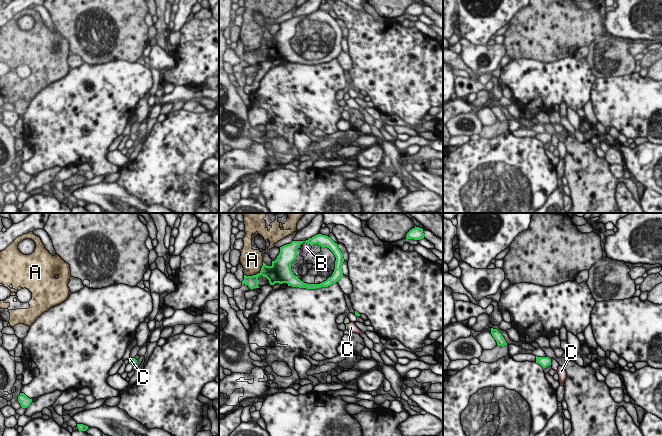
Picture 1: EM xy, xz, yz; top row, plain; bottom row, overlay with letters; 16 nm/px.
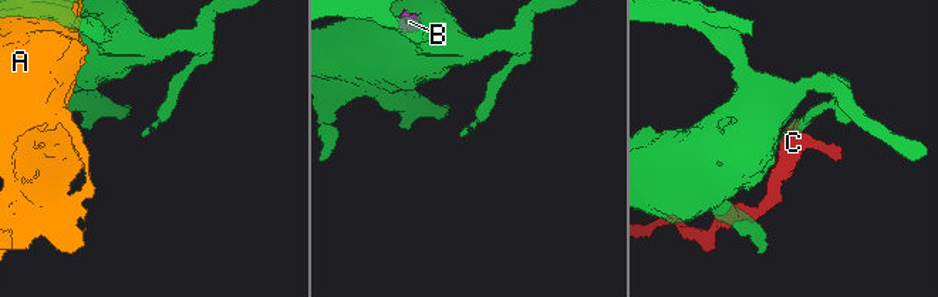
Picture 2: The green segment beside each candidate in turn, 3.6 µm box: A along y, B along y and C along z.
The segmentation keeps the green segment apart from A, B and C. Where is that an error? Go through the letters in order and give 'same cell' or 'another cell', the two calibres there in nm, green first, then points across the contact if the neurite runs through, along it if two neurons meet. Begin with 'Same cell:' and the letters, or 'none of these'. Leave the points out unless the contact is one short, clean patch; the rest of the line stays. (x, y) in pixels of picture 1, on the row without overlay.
Same cell: B, C
A: another cell; 220 nm thick on the green side, 360 nm on the other
B: same cell; 180 nm thick on the green side, 130 nm on the other
C: same cell; 90 nm thick on the green side, 30 nm on the other; runs through xy (134, 137), (129, 137), (130, 135)

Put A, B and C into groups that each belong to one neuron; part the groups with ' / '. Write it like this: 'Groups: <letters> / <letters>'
Groups: A / B C

